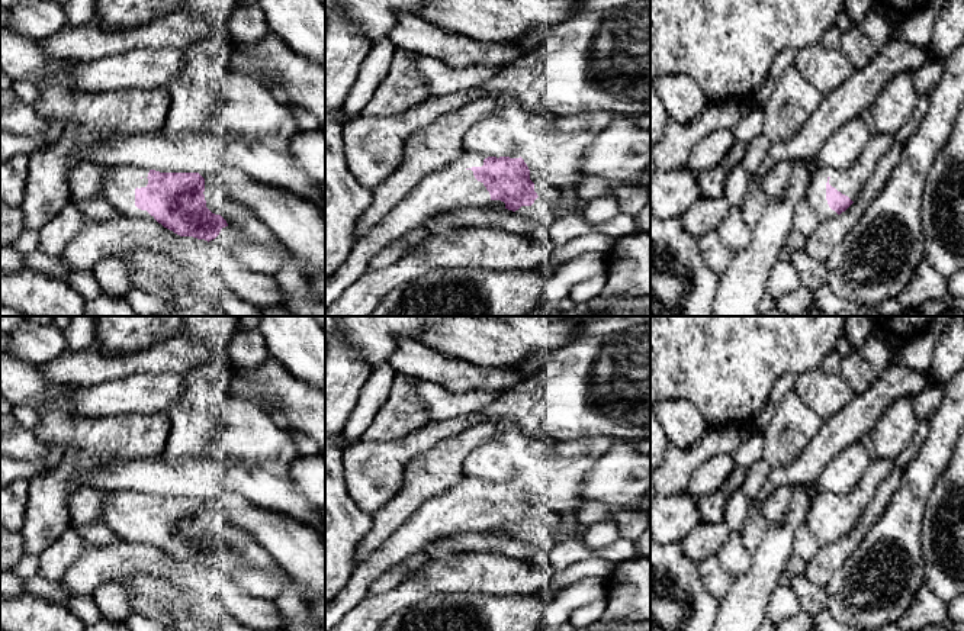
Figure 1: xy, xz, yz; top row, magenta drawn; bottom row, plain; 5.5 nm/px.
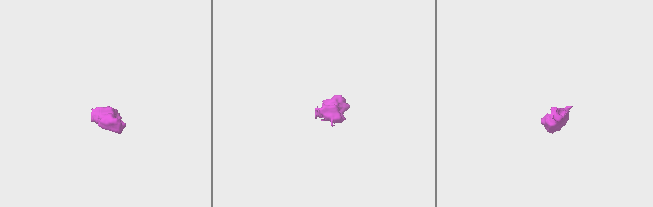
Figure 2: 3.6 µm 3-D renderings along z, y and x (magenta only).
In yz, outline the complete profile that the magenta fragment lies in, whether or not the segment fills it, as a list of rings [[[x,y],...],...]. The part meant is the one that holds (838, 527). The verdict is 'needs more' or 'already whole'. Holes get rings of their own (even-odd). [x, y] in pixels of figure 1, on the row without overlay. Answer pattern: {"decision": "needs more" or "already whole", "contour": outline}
{"decision": "needs more", "contour": [[[877,457],[849,493],[814,492],[804,525],[816,541],[825,547],[845,537],[858,524],[878,486],[894,469],[893,460]]]}

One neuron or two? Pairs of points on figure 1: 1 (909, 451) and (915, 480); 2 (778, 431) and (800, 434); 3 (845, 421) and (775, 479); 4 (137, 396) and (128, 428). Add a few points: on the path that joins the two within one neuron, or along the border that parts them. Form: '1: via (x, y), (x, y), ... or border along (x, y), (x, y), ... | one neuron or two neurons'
1: border along (929, 431), (922, 447), (903, 472) | two neurons
2: via (784, 431), (794, 431) | one neuron
3: via (831, 438), (793, 475) | one neuron
4: border along (167, 414), (116, 414), (99, 418) | two neurons

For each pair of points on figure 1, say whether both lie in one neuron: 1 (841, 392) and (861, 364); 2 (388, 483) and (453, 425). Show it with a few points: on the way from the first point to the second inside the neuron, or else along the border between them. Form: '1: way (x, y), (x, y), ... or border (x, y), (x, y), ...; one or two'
1: border (839, 373), (855, 392); two
2: way (395, 464), (420, 440), (434, 431); one

